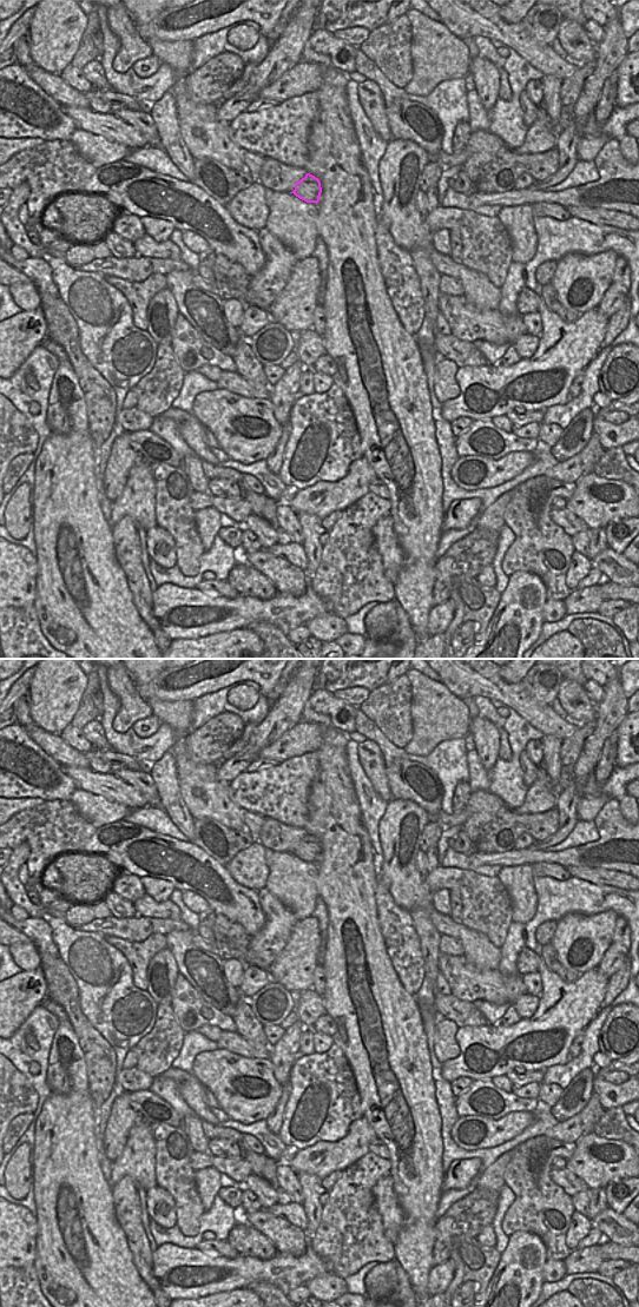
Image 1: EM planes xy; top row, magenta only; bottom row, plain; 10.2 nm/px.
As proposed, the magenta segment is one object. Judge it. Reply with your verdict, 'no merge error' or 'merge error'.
merge error

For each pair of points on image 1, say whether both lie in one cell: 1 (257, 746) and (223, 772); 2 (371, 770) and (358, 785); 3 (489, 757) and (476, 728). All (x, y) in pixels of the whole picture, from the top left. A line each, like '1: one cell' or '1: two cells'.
1: one cell
2: two cells
3: one cell

